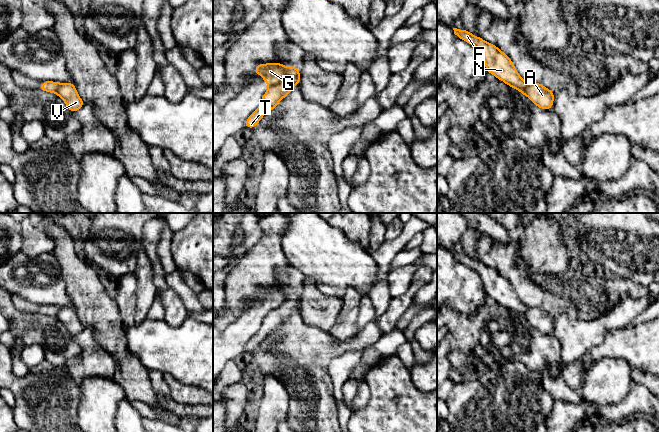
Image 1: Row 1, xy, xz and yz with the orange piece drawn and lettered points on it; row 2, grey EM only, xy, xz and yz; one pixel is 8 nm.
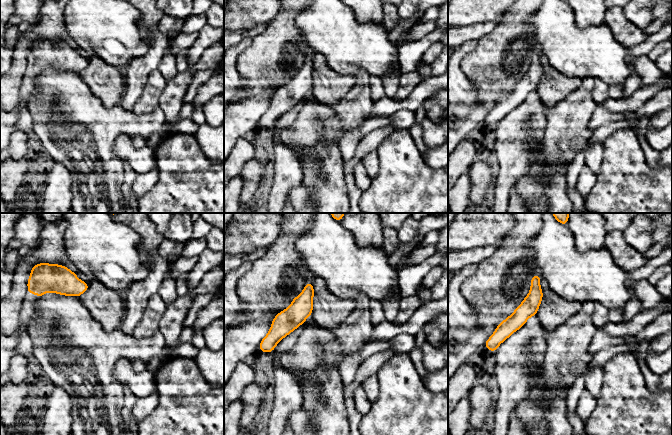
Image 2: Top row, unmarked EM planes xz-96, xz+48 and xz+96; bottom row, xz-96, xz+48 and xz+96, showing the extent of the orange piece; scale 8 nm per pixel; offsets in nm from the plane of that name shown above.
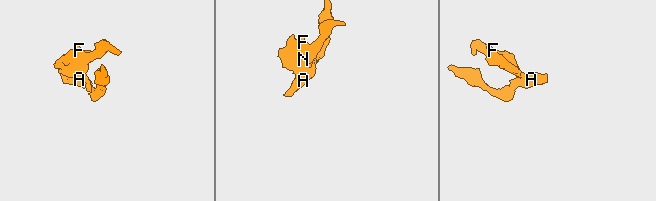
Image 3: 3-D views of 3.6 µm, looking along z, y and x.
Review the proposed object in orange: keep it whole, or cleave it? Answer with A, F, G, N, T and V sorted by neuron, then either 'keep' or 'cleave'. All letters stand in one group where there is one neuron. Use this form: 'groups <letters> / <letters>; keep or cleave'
groups A T V / F G N; cleave

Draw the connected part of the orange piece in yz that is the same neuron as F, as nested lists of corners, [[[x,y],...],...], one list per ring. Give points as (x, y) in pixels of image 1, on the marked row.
[[[453,28],[453,30],[458,38],[477,48],[485,62],[487,72],[520,92],[527,87],[528,83],[518,74],[512,60],[500,51],[496,45],[486,42],[465,29]]]

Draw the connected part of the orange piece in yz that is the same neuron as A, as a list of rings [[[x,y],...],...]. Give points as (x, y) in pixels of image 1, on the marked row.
[[[528,83],[527,87],[521,93],[541,109],[550,110],[553,106],[554,92],[541,83]]]

